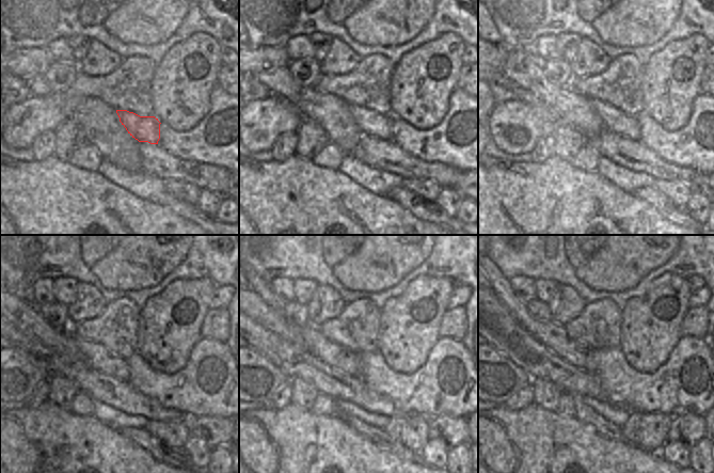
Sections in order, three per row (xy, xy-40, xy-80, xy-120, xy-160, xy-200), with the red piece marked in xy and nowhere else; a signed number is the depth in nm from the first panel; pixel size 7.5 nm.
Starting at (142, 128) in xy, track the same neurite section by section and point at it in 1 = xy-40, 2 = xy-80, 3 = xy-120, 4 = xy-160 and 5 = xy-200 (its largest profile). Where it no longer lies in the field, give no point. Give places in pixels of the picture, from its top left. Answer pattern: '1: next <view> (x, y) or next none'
1: next xy-40 (370, 123)
2: next xy-80 (582, 113)
3: next xy-120 (97, 357)
4: next xy-160 (332, 353)
5: next xy-200 (552, 335)

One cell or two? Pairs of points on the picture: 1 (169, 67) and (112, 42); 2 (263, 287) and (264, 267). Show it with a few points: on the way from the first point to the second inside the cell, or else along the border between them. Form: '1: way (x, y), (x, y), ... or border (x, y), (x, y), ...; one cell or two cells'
1: border (173, 46), (156, 65); two cells
2: border (250, 267), (270, 283); two cells

